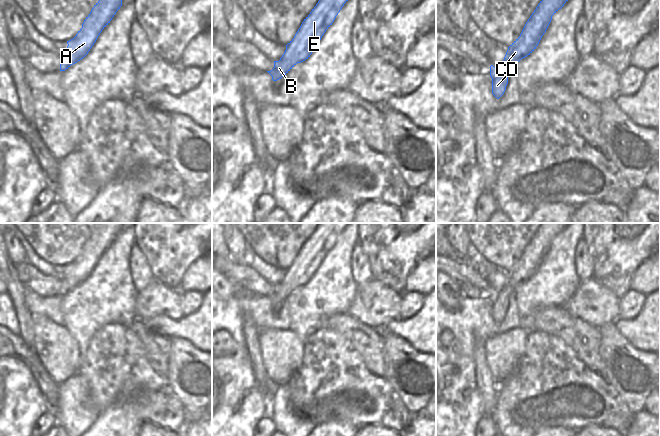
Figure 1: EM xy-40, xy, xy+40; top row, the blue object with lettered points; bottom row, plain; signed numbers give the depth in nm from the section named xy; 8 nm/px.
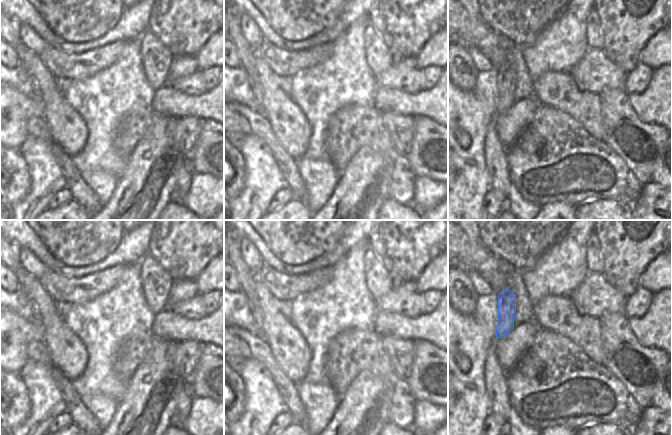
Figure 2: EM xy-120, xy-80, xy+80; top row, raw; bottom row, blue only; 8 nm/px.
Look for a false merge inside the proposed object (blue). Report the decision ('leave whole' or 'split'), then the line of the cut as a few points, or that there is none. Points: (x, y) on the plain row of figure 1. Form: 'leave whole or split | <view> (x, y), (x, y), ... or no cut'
leave whole | no cut

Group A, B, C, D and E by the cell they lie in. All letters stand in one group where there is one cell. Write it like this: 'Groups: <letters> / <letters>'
Groups: A B C D E

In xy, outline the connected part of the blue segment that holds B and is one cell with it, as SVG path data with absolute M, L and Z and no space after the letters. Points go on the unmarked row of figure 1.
M320 223L304 243L294 262L286 269L274 292L267 295L273 305L284 301L297 287L308 283L348 223Z

